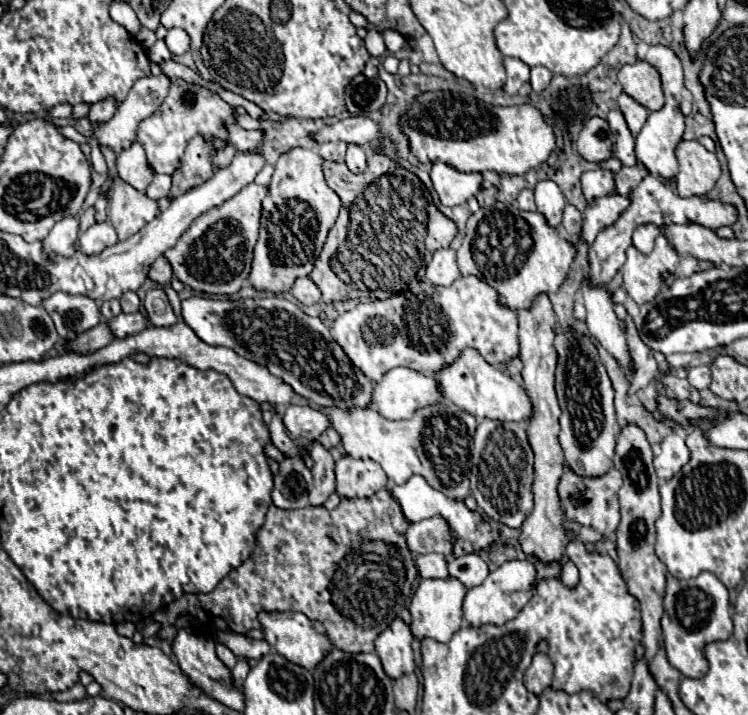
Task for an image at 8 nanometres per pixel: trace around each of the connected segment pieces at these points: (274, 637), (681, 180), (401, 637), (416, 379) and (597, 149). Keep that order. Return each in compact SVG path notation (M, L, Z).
M260 611L258 613L258 621L262 625L264 639L270 643L270 647L276 653L280 653L282 657L286 657L288 661L306 667L308 671L312 671L324 659L324 655L334 647L326 635L320 635L320 633L314 631L312 621L304 613L292 613L292 611L288 611L288 613Z
M680 141L676 149L680 163L678 171L678 195L680 197L700 197L706 195L720 177L720 163L714 153L710 153L698 141Z
M394 619L386 631L376 637L376 653L382 661L384 673L390 679L398 679L414 671L414 653L412 653L412 633L402 619Z
M396 367L390 369L380 383L376 383L374 387L374 403L380 411L380 415L384 415L386 419L408 419L412 417L412 413L416 409L422 409L424 405L434 405L444 401L440 389L438 389L438 381L434 375L424 375L420 371L408 369L408 367Z
M590 117L584 123L584 129L580 131L580 137L576 143L578 143L578 153L580 157L584 157L584 161L602 163L614 157L612 153L614 141L616 139L608 127L608 121L600 117Z

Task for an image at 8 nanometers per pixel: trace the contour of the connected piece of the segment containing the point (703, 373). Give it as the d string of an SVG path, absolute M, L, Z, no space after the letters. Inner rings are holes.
M698 365L688 369L688 381L696 389L708 389L710 387L710 367Z

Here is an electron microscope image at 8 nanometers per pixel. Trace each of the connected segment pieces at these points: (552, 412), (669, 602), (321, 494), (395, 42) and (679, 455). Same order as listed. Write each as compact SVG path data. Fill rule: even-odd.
M540 293L536 301L532 301L532 309L520 309L518 311L518 339L520 339L520 359L524 363L522 377L524 377L524 389L530 395L534 403L534 415L528 421L528 439L536 455L534 463L534 511L526 517L522 525L522 549L528 555L538 555L542 561L562 561L564 547L568 543L568 537L562 529L562 511L558 507L558 481L562 475L562 465L564 465L564 451L558 441L558 417L560 417L560 407L556 401L556 391L554 391L554 369L556 369L556 351L552 347L554 339L554 309L550 305L548 295Z
M704 571L696 579L682 581L668 575L666 591L664 591L664 615L660 619L666 657L672 667L676 667L684 677L700 679L708 673L708 661L704 661L704 645L712 641L724 641L732 633L730 619L730 603L728 589L716 579L716 575ZM686 609L694 609L694 613L686 613Z
M318 441L310 445L310 457L314 459L314 467L312 467L314 489L310 493L310 503L316 507L316 505L324 505L328 495L336 489L334 459Z
M392 29L384 31L384 41L386 41L386 47L388 47L390 53L392 53L392 51L398 51L398 49L404 47L404 37L402 37L400 33L392 31Z
M678 431L668 433L660 443L660 455L654 457L656 475L660 479L670 479L676 475L690 459L690 451L684 443L684 435Z

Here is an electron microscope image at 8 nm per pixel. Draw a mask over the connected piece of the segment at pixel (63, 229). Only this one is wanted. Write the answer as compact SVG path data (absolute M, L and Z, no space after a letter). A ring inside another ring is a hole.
M64 217L52 227L48 239L44 239L44 251L70 257L74 253L76 241L78 241L78 219Z

